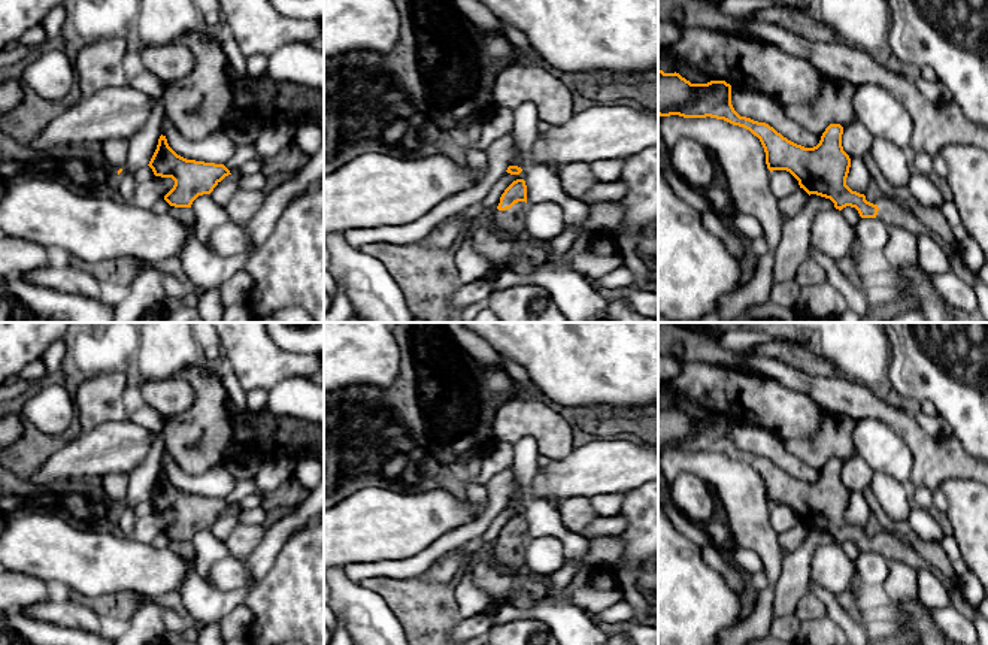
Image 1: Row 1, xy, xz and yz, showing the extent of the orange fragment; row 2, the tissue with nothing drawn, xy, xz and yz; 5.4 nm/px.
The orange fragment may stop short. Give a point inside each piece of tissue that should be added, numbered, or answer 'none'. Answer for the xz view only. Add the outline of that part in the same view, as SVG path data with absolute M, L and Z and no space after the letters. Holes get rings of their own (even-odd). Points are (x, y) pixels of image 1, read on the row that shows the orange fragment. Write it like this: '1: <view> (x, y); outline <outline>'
1: xz (511, 220); outline M525 202L515 203L510 209L498 211L494 209L493 222L504 230L512 239L524 239L524 218L525 218Z

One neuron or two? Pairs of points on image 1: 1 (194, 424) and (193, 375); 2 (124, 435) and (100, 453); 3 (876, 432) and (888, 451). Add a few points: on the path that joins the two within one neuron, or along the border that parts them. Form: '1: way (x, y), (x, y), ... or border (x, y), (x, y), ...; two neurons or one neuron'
1: way (202, 412), (202, 387); one neuron
2: way (118, 441), (106, 450); one neuron
3: way (876, 436), (884, 447); one neuron

